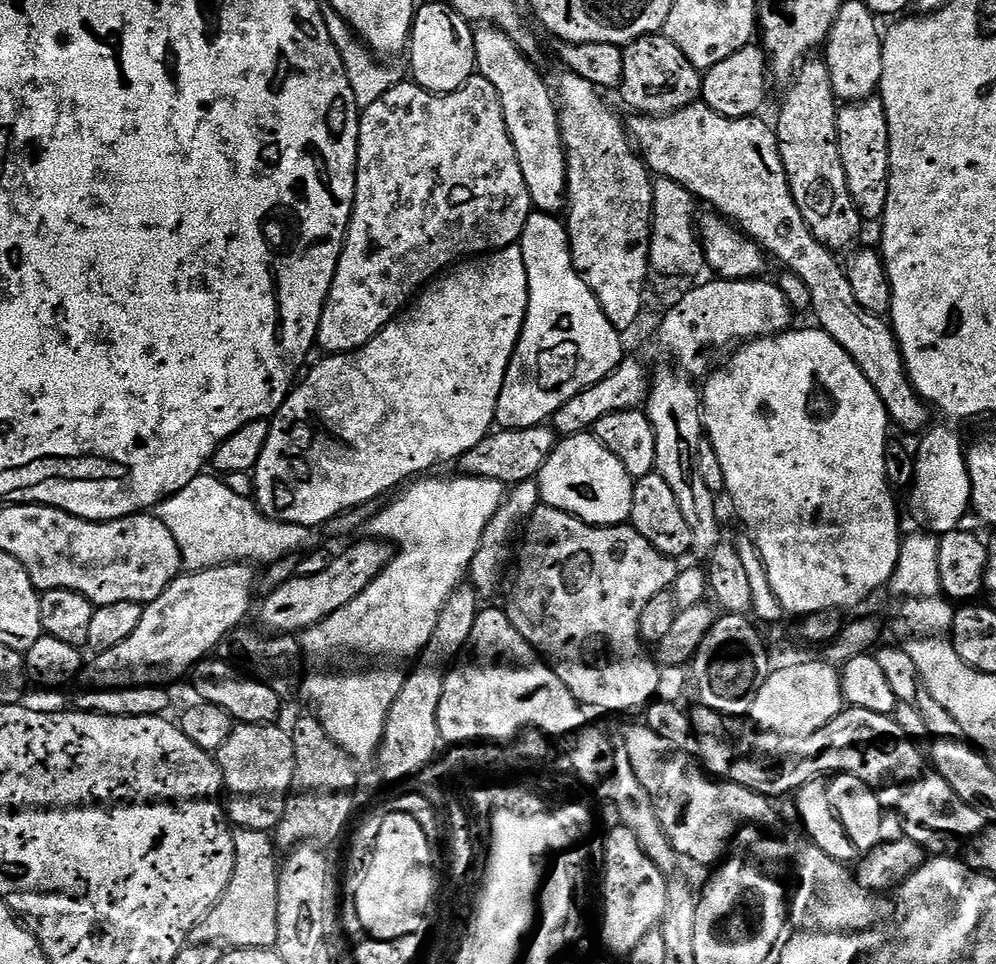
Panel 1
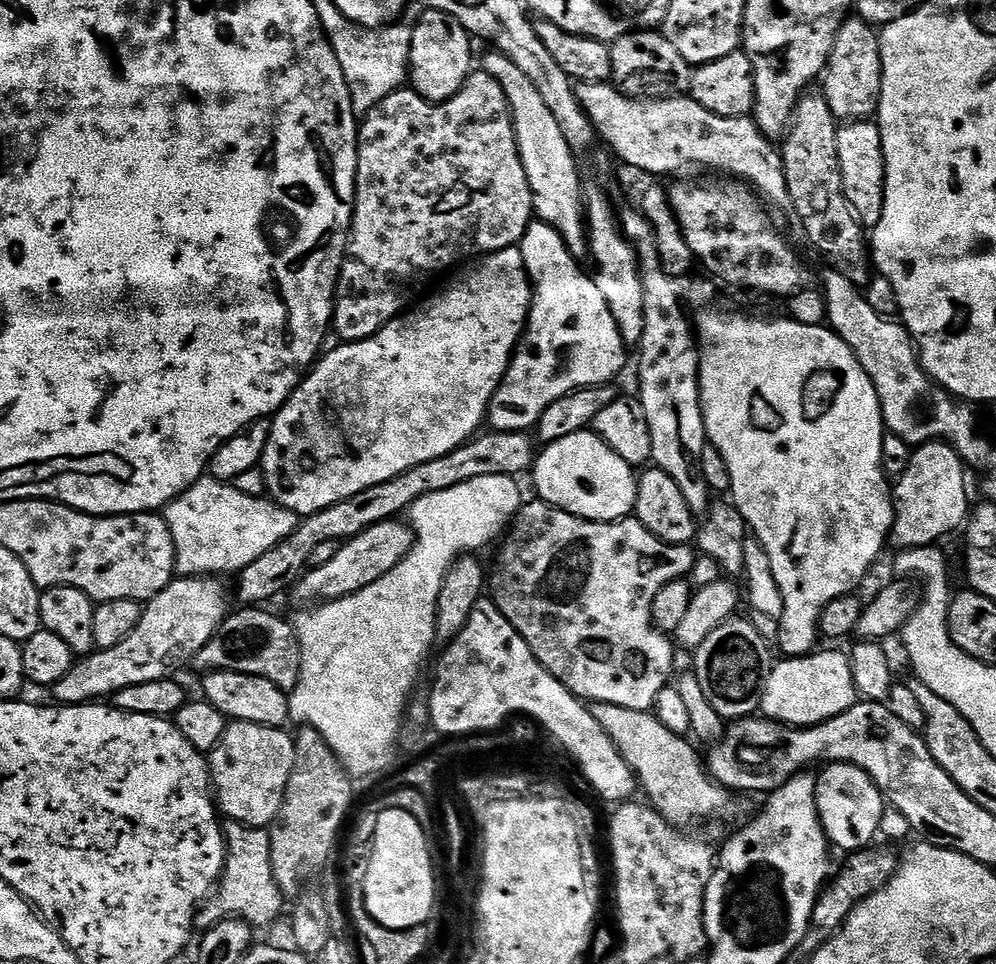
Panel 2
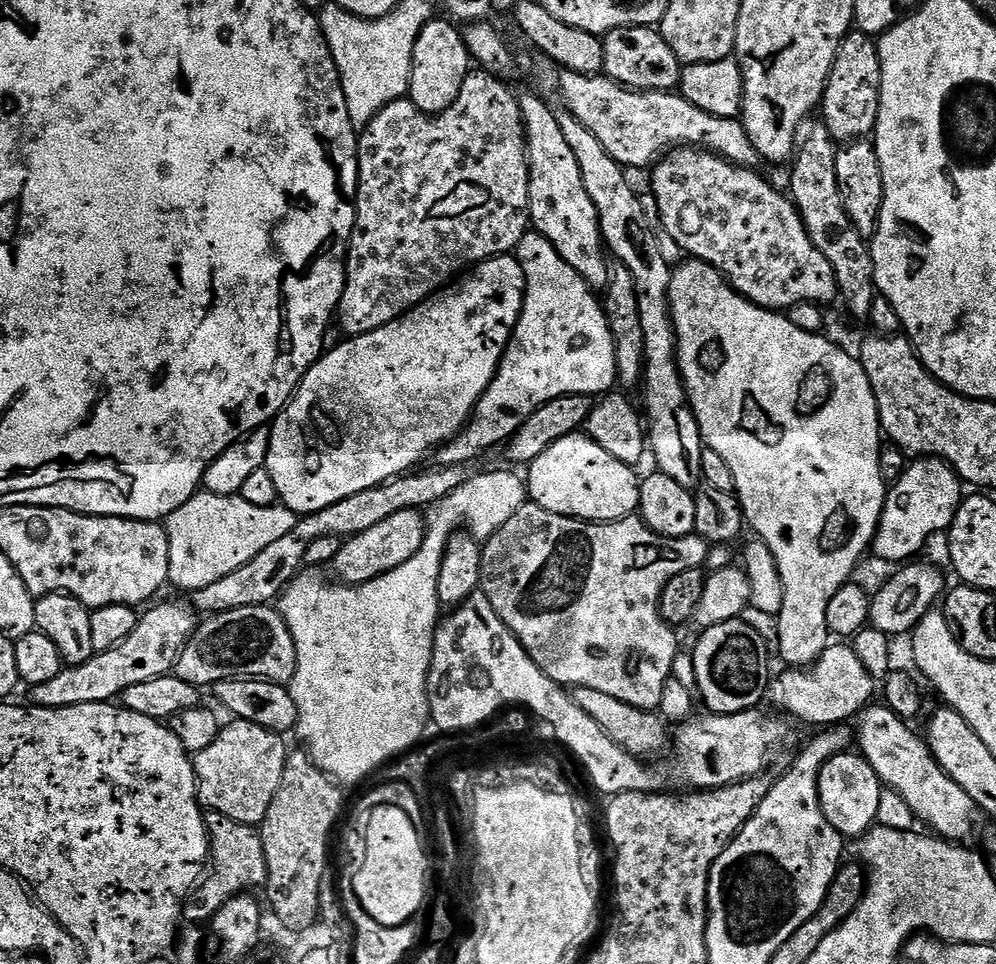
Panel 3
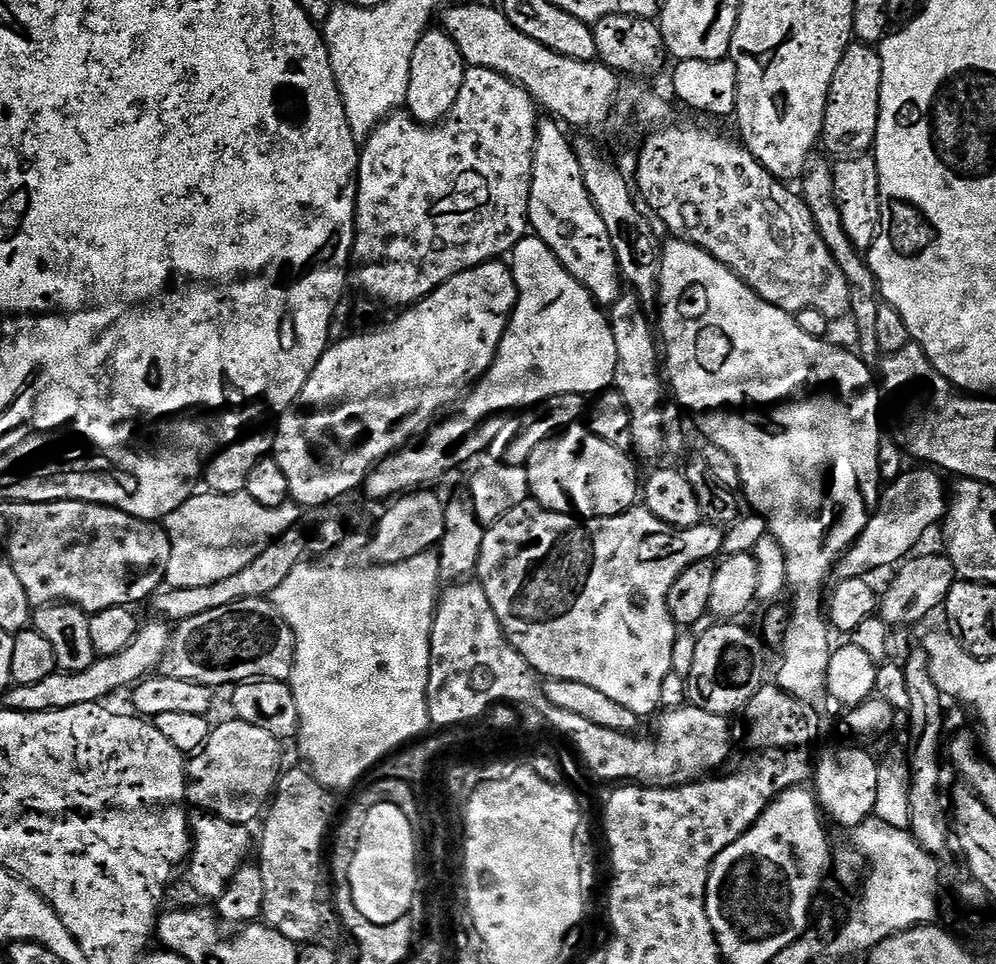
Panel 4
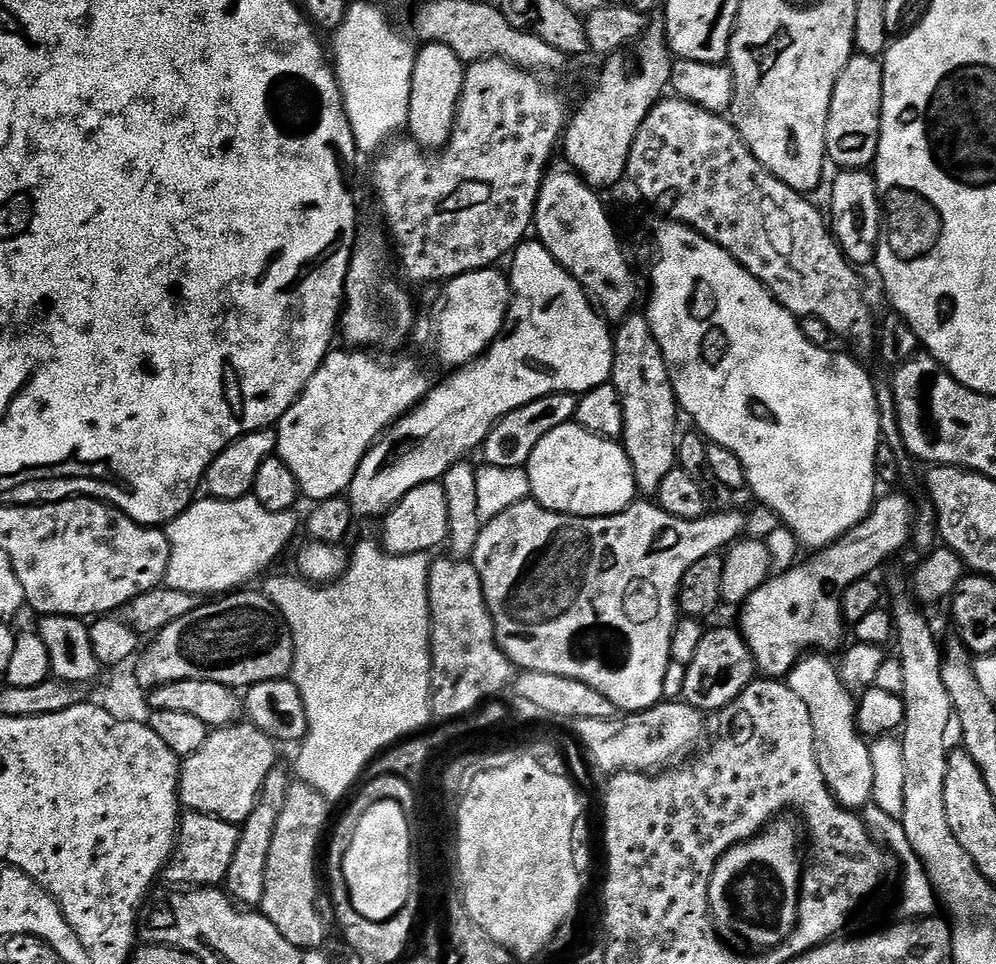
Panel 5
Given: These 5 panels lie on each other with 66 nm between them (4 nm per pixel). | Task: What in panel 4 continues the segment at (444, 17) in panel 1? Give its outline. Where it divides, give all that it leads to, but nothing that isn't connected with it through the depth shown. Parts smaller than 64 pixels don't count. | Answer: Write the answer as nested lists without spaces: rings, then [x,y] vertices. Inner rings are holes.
[[[428,30],[414,47],[410,61],[409,92],[406,103],[407,115],[421,126],[435,126],[448,115],[448,111],[458,102],[462,90],[466,65],[458,46],[443,30]]]

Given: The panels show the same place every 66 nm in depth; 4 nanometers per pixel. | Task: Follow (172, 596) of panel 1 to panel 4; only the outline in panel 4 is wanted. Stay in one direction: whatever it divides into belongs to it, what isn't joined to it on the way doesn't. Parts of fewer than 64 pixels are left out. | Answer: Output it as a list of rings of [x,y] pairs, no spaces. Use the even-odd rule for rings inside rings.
[[[164,622],[145,623],[137,634],[135,642],[126,646],[113,656],[102,656],[90,666],[90,670],[81,672],[52,672],[50,678],[42,678],[42,682],[34,682],[34,686],[17,684],[3,693],[2,704],[9,712],[53,712],[66,710],[70,706],[86,706],[107,701],[111,692],[131,689],[141,680],[153,675],[164,660],[166,650],[172,641],[172,632]]]

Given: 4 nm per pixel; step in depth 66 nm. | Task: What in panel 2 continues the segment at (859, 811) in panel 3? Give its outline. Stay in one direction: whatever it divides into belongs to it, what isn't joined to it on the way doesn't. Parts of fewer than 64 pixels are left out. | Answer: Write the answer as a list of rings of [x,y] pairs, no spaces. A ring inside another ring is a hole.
[[[829,763],[824,768],[824,773],[819,773],[816,781],[816,812],[820,815],[820,827],[824,829],[825,836],[833,845],[836,844],[844,854],[859,852],[871,845],[877,839],[880,823],[886,809],[886,801],[876,789],[876,784],[858,766],[853,764]]]

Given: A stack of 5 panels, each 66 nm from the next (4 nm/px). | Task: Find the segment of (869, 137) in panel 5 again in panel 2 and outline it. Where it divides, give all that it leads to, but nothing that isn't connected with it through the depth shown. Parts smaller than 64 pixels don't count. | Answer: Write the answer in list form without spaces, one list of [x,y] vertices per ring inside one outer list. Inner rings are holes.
[[[859,18],[845,19],[824,70],[823,84],[822,95],[837,121],[867,120],[877,115],[882,94],[882,54],[880,37],[873,25]]]

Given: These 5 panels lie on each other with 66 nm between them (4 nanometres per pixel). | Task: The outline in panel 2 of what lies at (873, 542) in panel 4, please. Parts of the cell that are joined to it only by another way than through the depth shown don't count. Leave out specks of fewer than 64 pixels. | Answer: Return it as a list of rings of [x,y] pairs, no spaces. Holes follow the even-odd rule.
[[[929,442],[915,449],[910,467],[891,489],[892,509],[896,517],[892,523],[891,539],[896,548],[926,548],[935,545],[951,532],[959,533],[970,516],[968,484],[960,477],[962,461],[949,444]]]

